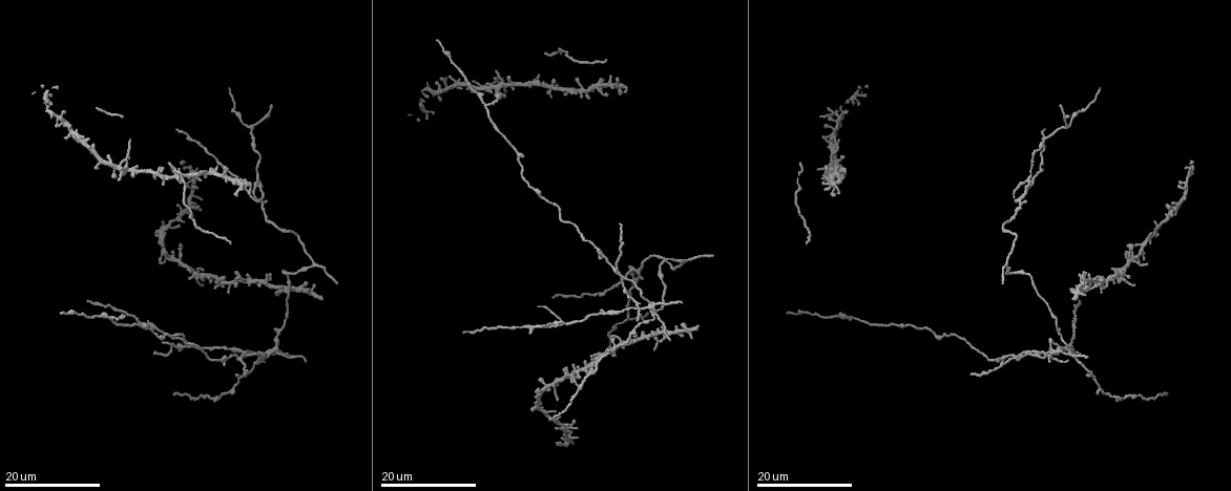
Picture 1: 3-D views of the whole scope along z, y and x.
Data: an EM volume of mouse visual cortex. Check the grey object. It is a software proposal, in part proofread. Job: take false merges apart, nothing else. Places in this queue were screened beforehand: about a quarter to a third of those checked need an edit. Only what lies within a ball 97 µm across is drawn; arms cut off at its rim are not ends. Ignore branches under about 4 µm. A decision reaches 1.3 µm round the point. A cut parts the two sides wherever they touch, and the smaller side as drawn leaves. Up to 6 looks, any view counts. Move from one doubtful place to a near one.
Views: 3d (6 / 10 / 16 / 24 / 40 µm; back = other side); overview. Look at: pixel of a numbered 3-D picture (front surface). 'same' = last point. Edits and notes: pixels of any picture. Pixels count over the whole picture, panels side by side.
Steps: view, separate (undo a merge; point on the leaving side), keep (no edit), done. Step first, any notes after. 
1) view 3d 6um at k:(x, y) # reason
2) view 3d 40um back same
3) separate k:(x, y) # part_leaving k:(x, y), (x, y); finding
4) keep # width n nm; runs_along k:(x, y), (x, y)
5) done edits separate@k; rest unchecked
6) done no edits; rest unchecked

view 3d 24um at 1:(566, 324) # four or more arms meet

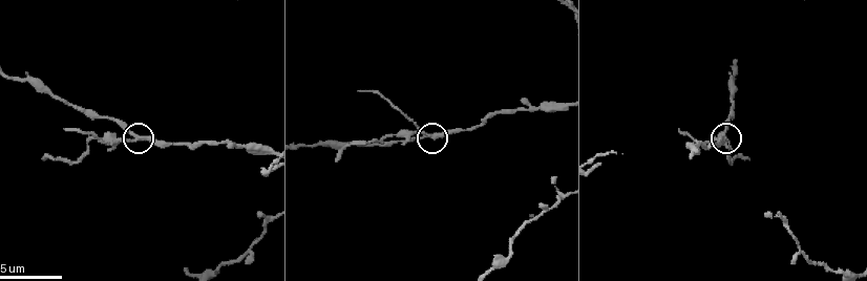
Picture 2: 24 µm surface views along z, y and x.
view 3d 6um at 2:(428, 134)

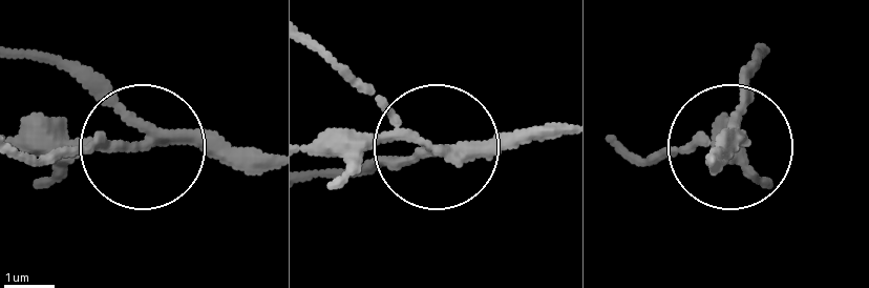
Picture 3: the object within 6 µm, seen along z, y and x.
separate 3:(390, 136) # width 200 nm; part_leaving 3:(465, 158), (318, 145); two neurons meet here

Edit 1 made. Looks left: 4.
view 3d 16um at 1:(647, 308) # three-way junction

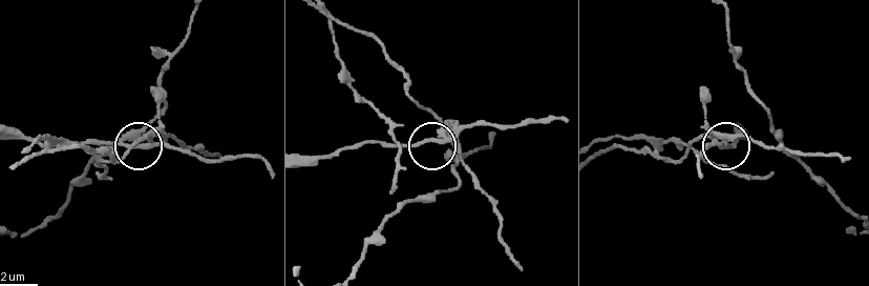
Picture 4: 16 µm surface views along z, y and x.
view 3d 10um at 4:(436, 141) # closer look

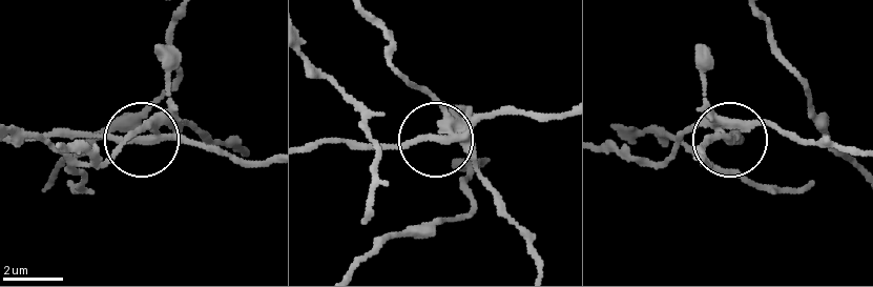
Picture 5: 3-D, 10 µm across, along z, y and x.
separate 5:(430, 91) # part_leaving 5:(451, 128), (435, 101), (398, 70), (368, 11); a second neuron is stuck on

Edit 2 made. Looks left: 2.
done edits separate@3, separate@5; rest unchecked

